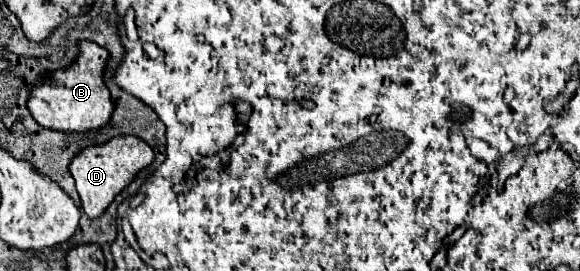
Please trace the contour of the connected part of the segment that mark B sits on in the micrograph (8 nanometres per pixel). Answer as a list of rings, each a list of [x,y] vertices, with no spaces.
[[[88,40],[78,42],[78,56],[68,68],[46,72],[42,82],[34,84],[28,96],[28,110],[32,118],[44,128],[62,132],[84,132],[106,124],[110,120],[110,112],[114,110],[110,92],[102,82],[106,62],[108,52],[102,46]]]

